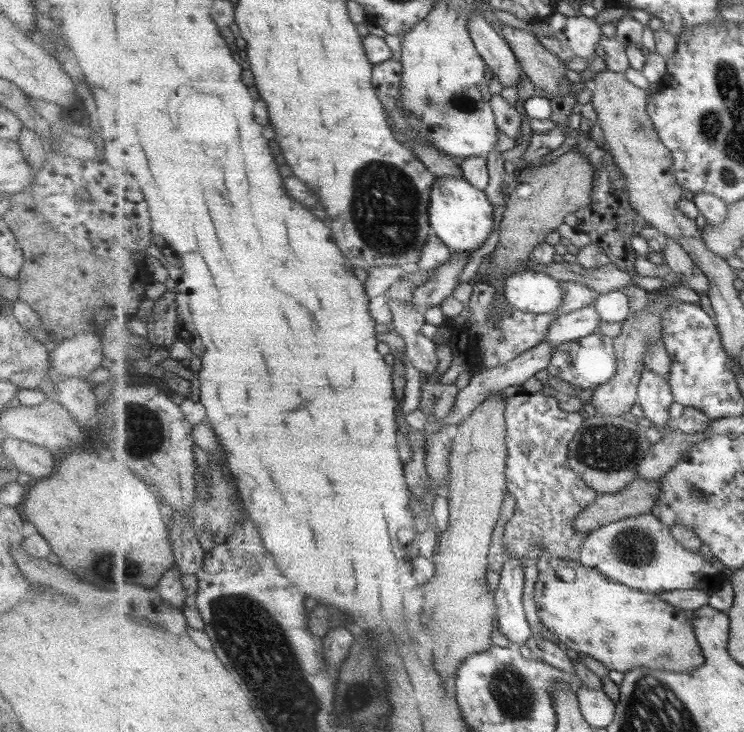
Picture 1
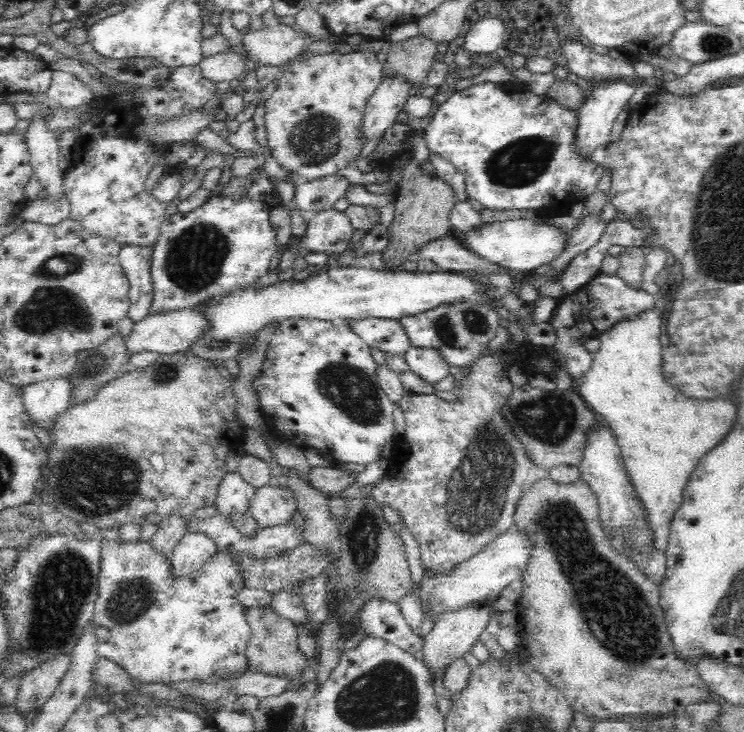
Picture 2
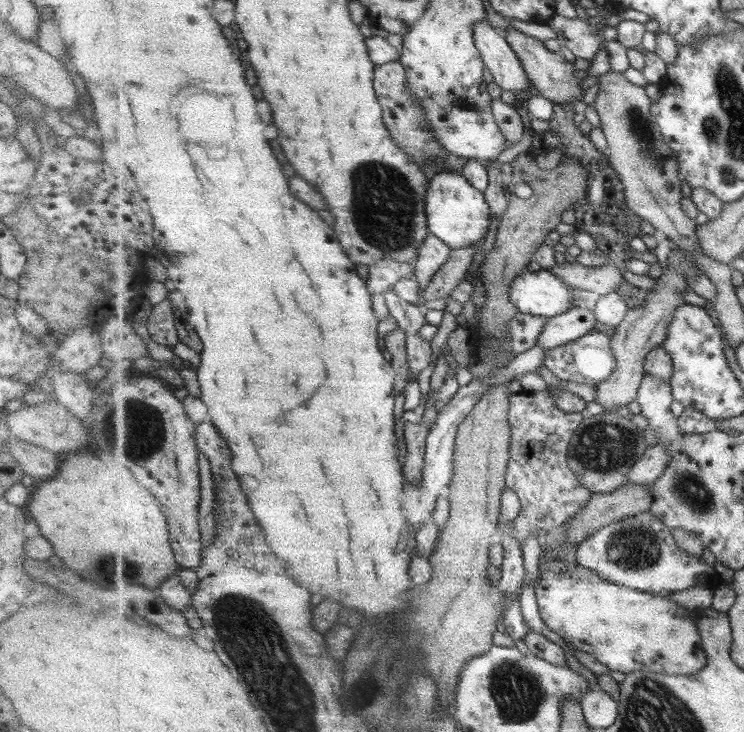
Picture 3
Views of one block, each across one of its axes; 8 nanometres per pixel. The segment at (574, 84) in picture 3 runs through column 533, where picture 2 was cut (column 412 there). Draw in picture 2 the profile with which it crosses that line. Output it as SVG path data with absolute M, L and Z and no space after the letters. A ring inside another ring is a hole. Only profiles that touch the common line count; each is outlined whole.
M419 34L414 38L385 44L387 58L383 63L383 76L405 76L412 86L425 84L432 68L438 42Z

